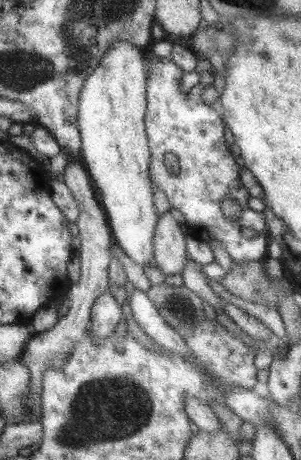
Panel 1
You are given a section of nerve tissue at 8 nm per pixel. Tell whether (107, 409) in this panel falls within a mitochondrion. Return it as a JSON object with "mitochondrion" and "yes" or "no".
{"mitochondrion":"yes"}

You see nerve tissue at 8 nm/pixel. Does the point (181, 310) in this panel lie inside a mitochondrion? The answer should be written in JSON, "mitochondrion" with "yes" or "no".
{"mitochondrion":"yes"}

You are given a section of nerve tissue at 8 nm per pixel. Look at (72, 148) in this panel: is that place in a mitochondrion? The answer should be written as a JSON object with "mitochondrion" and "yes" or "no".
{"mitochondrion":"no"}

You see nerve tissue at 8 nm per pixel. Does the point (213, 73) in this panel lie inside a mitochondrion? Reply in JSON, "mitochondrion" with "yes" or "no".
{"mitochondrion":"no"}

